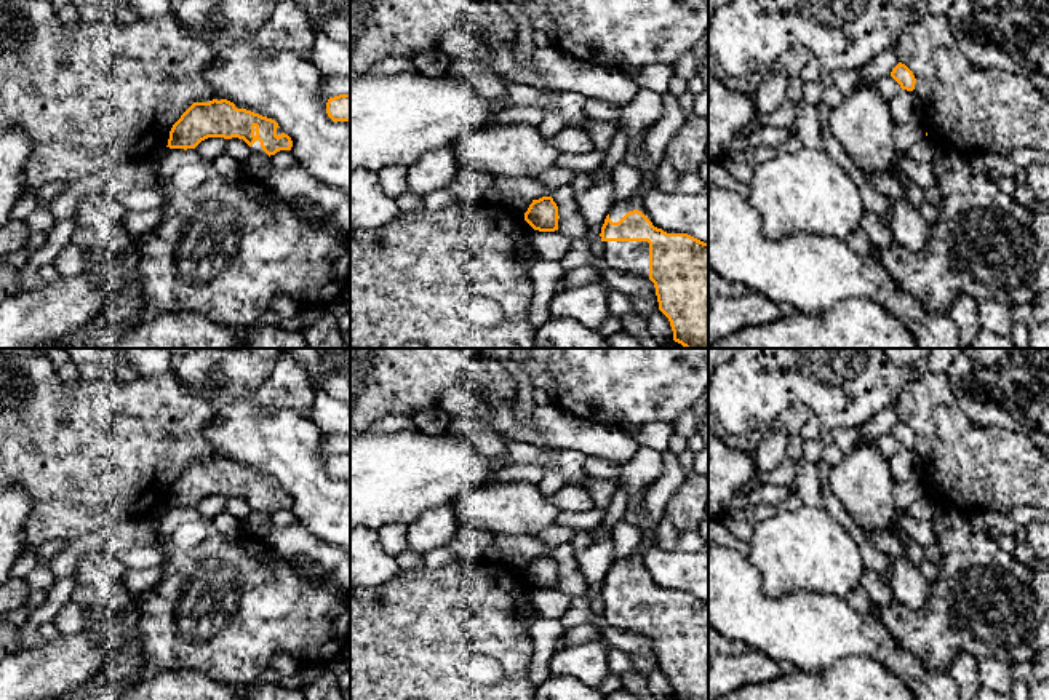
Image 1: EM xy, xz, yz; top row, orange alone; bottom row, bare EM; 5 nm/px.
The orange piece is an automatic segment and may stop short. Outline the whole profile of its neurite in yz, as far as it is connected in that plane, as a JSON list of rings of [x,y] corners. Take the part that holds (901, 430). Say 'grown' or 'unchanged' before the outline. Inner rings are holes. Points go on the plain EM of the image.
unchanged; [[[899,420],[892,430],[891,435],[900,443],[902,447],[913,449],[916,436],[913,430],[902,420]]]

